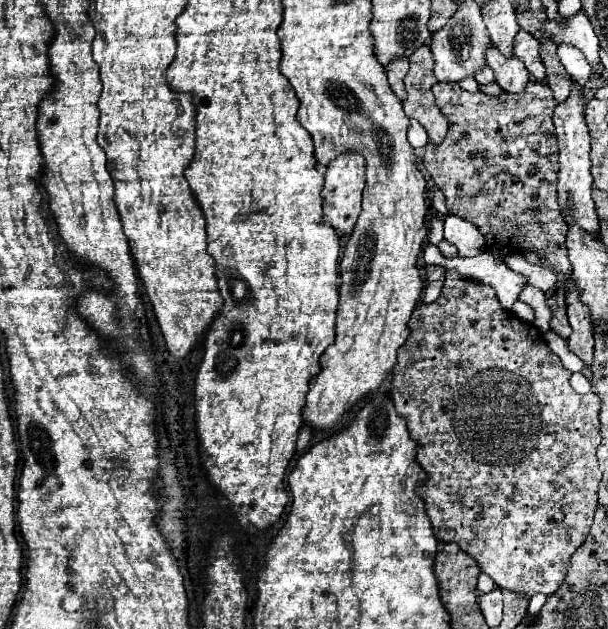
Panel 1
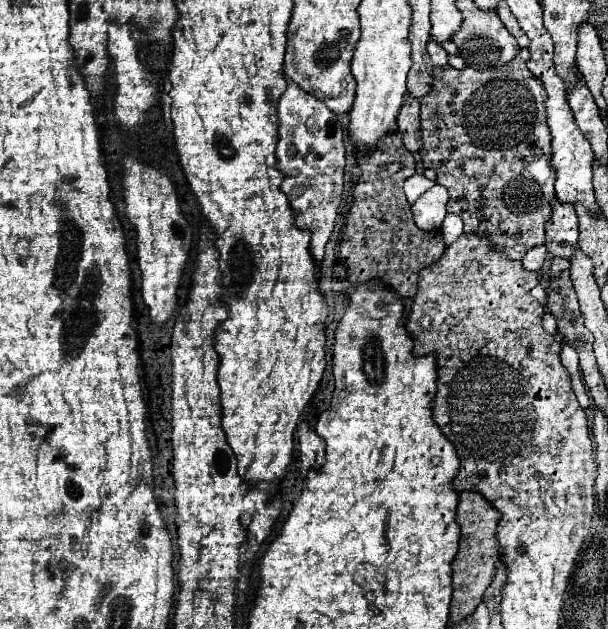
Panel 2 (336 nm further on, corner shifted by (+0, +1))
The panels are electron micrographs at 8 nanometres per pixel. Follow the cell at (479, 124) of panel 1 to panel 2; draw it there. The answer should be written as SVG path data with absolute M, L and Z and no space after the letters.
M521 48L519 54L511 60L511 64L503 66L503 68L495 68L495 70L473 70L473 68L463 68L463 70L455 70L451 66L443 66L443 68L433 68L433 88L429 90L427 96L421 98L421 136L423 136L423 148L419 150L421 160L425 164L425 168L433 168L437 172L437 184L445 186L449 190L449 202L447 202L447 212L457 214L463 224L465 224L465 232L467 234L477 234L477 236L485 236L491 244L493 250L505 254L511 260L521 260L531 248L545 244L545 224L551 220L553 216L553 206L551 202L555 200L555 170L551 166L551 134L547 128L547 112L545 112L545 88L541 84L539 78L535 78L529 70L527 70L527 60L529 60L529 50Z

